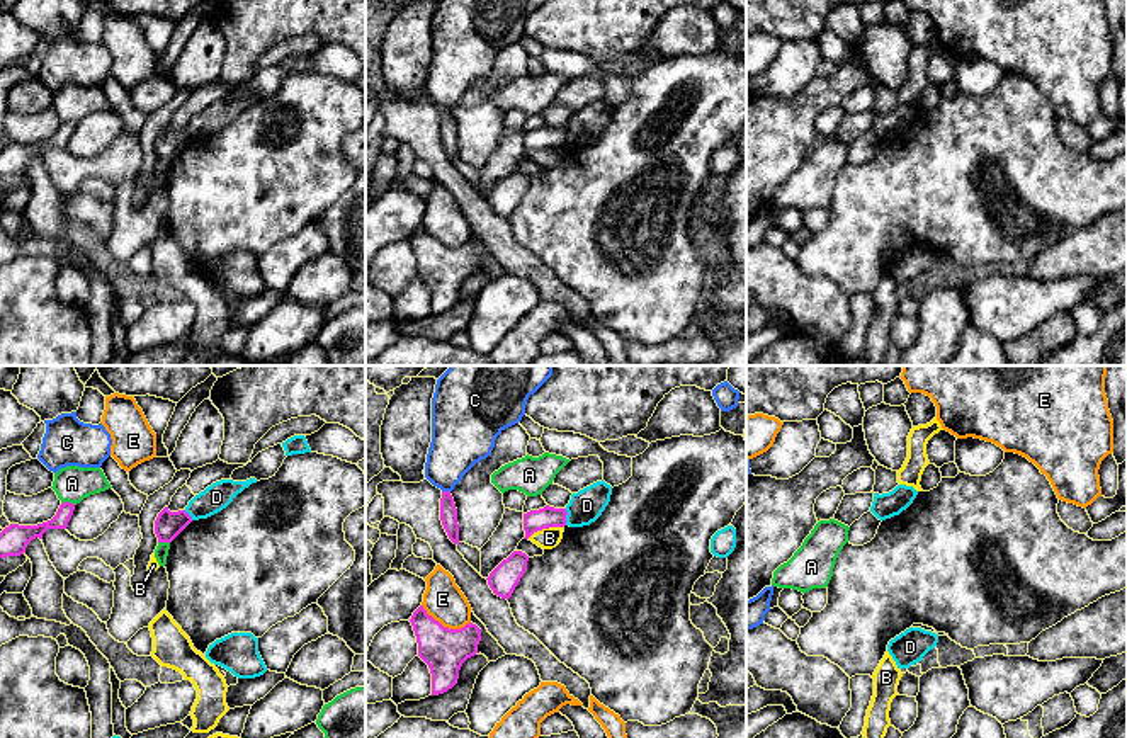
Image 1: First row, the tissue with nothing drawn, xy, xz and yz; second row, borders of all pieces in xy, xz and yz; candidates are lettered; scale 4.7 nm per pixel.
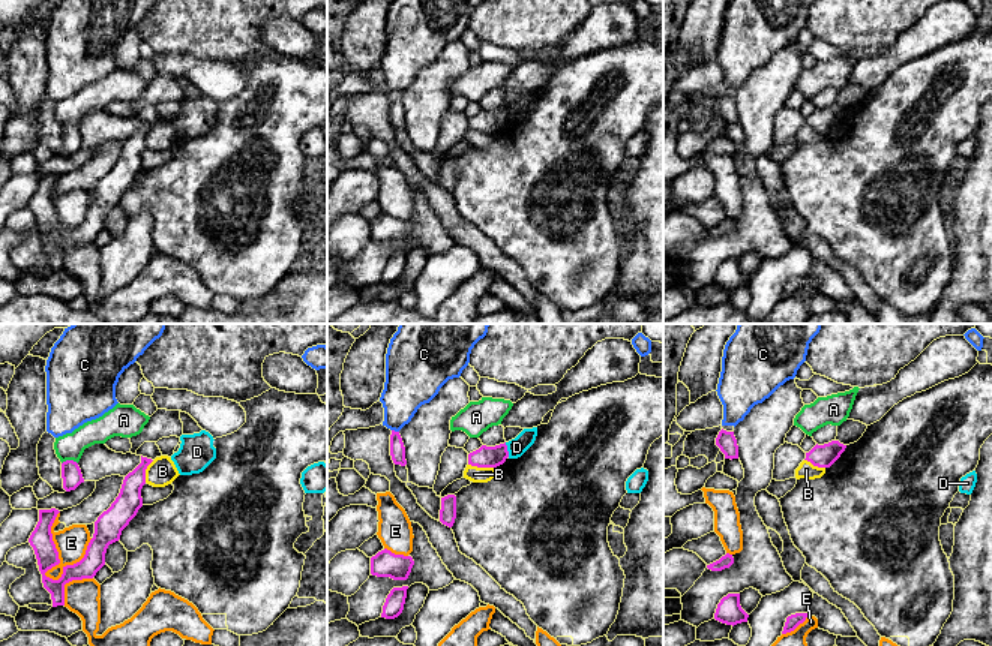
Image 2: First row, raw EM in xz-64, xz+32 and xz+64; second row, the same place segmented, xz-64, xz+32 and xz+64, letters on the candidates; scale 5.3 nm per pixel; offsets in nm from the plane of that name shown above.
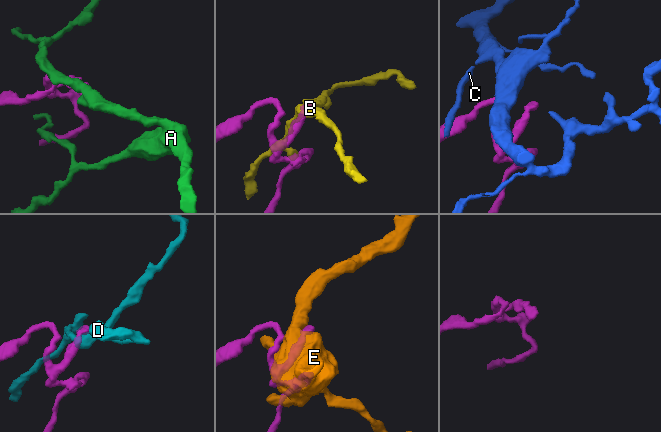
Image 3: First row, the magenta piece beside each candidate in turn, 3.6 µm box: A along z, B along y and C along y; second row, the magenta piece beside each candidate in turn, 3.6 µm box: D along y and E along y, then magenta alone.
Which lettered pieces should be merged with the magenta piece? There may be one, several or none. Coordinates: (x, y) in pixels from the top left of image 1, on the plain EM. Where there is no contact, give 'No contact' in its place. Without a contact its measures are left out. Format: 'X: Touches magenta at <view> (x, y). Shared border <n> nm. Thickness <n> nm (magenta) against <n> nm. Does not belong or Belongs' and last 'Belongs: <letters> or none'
A: Touches magenta at xy (68, 121). Shared border 70 nm. Thickness 80 nm (magenta) against 170 nm. Does not belong
B: Touches magenta at xz (544, 147). Shared border 190 nm. Thickness 100 nm (magenta) against 100 nm. Does not belong
C: Touches magenta at xz (446, 111). Shared border 40 nm. Thickness 80 nm (magenta) against 260 nm. Does not belong
D: Touches magenta at xz (565, 136). Shared border 80 nm. Thickness 100 nm (magenta) against 160 nm. Does not belong
E: Touches magenta at xz (442, 245). Shared border 240 nm. Thickness 220 nm (magenta) against 190 nm. Does not belong
Belongs: none

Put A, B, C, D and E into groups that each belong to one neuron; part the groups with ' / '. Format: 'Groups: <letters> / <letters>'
Groups: A / B / C / D / E

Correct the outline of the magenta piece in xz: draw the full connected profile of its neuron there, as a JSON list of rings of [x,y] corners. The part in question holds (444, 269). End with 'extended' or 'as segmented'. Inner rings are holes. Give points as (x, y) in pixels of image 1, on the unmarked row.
[[[420,224],[410,238],[418,275],[432,292],[432,315],[447,311],[457,303],[462,282],[478,272],[481,248],[469,241],[461,248],[444,247]]]; as segmented

